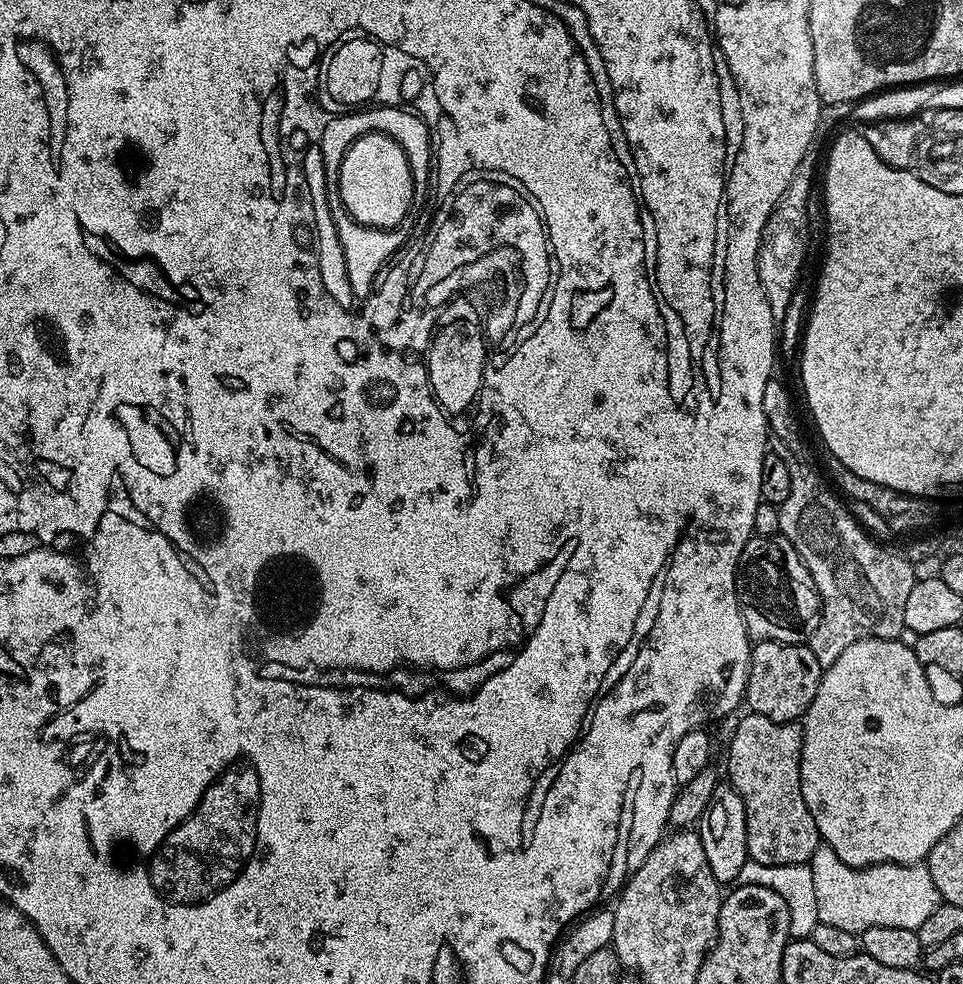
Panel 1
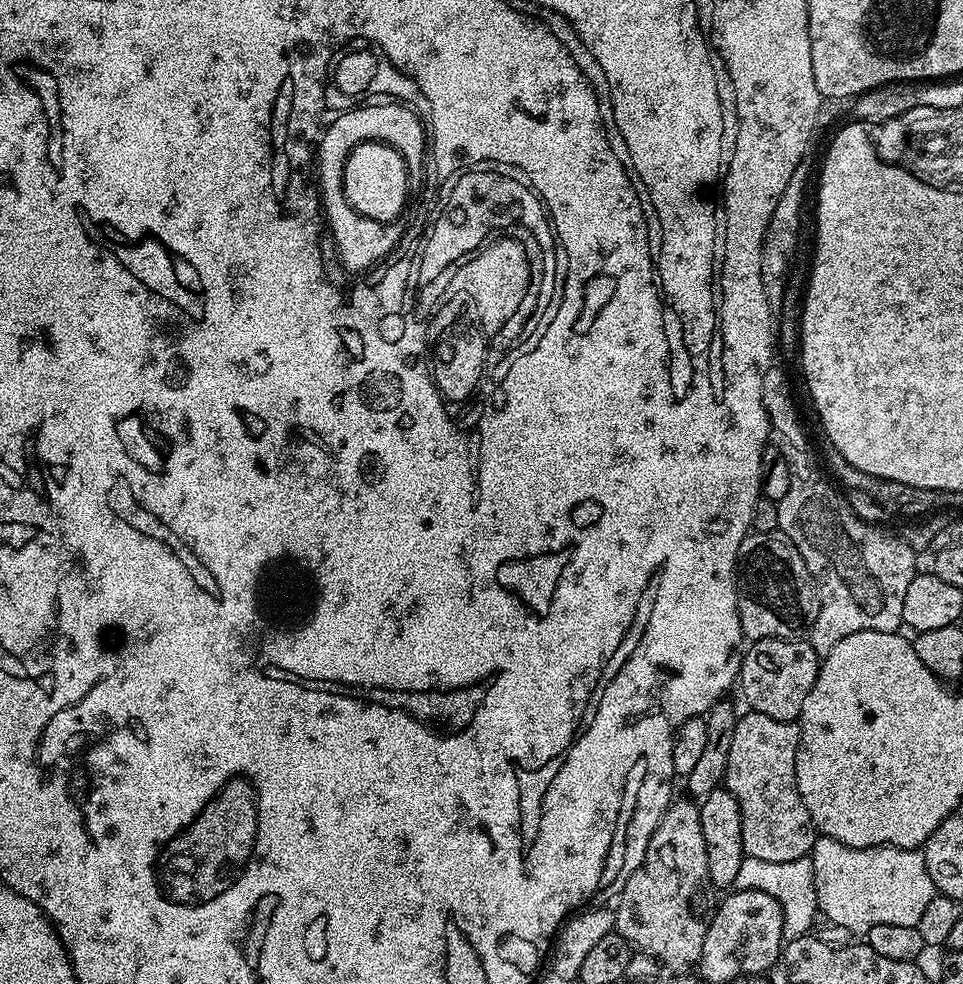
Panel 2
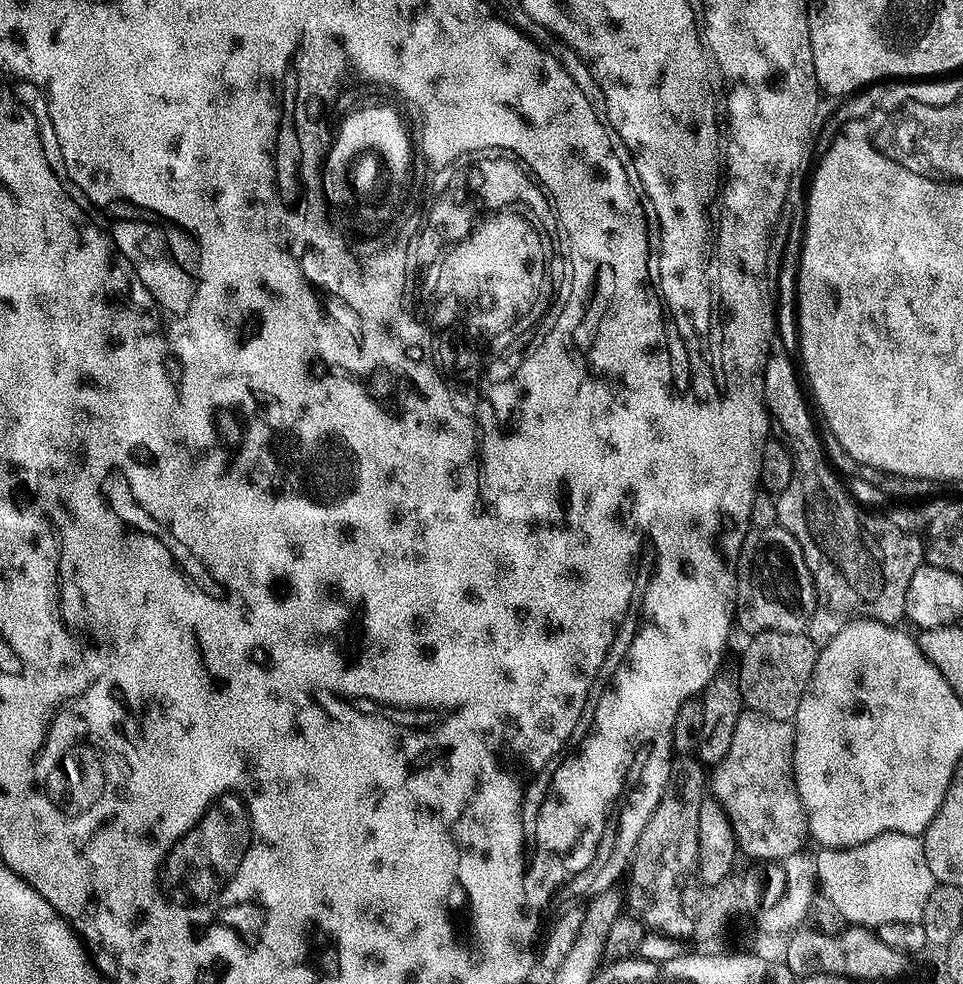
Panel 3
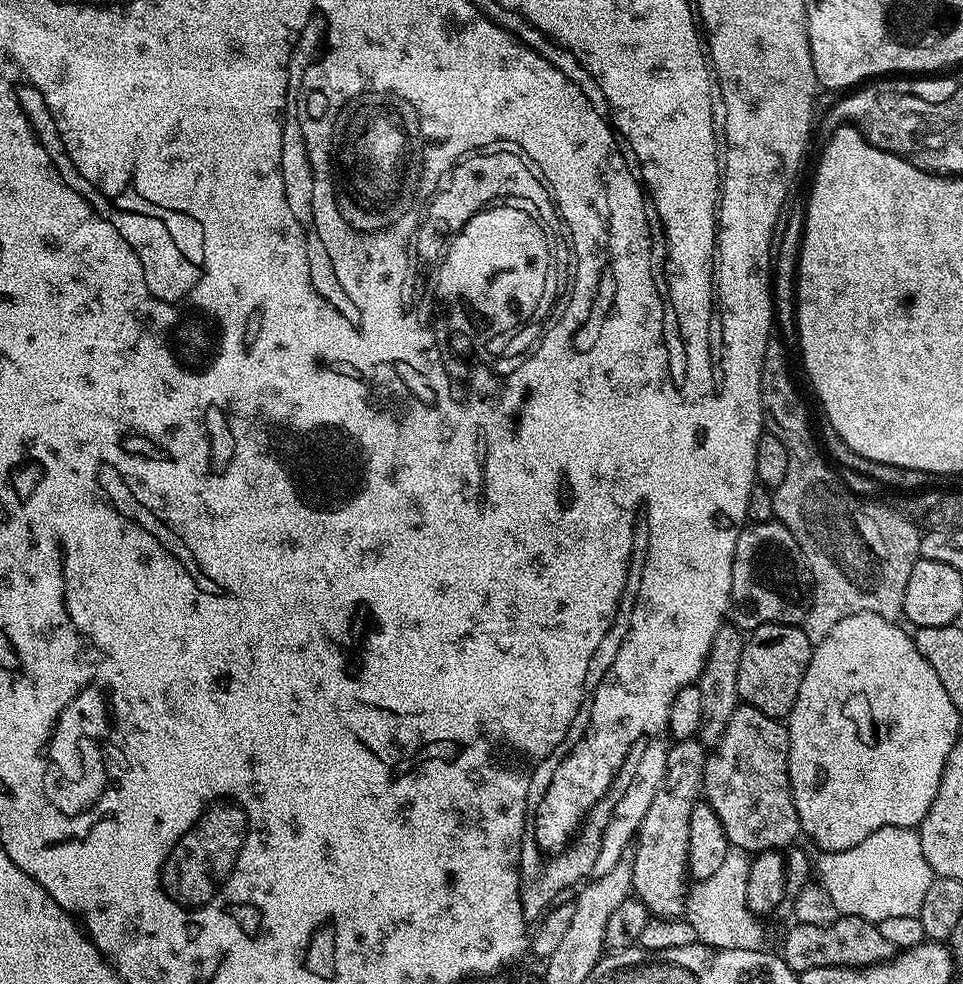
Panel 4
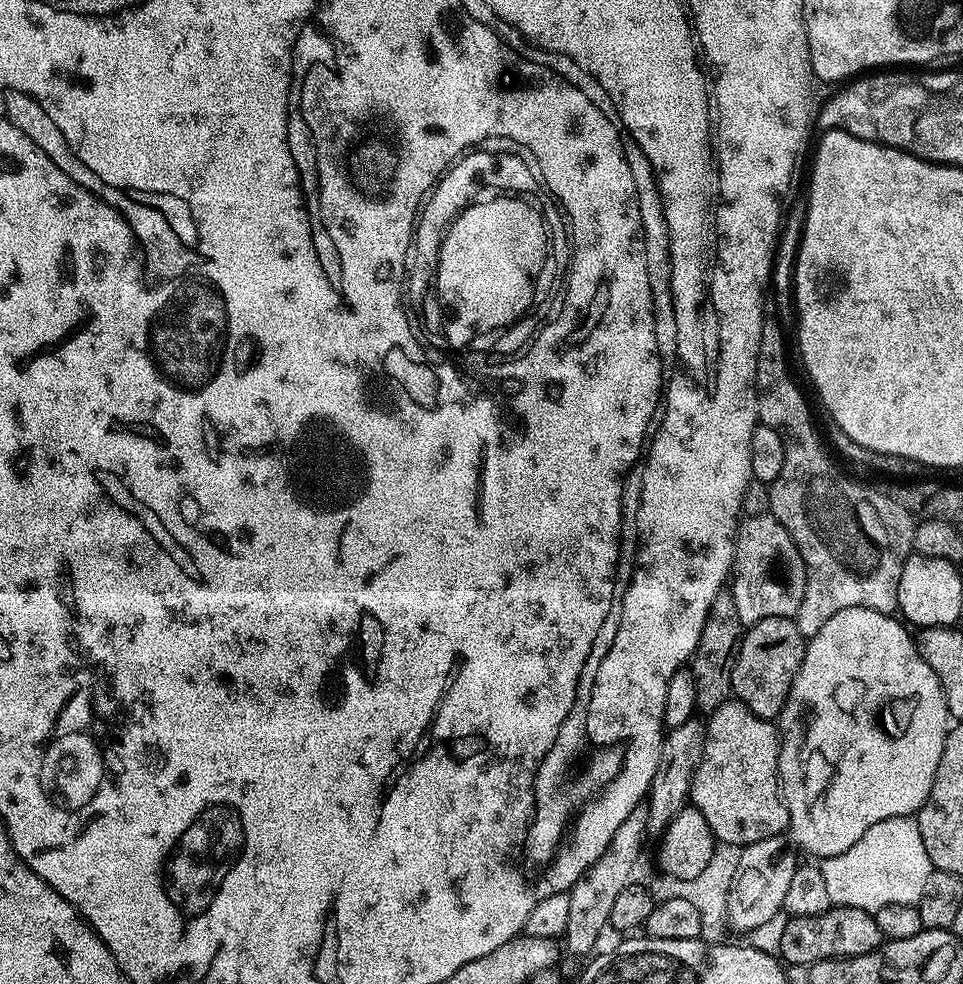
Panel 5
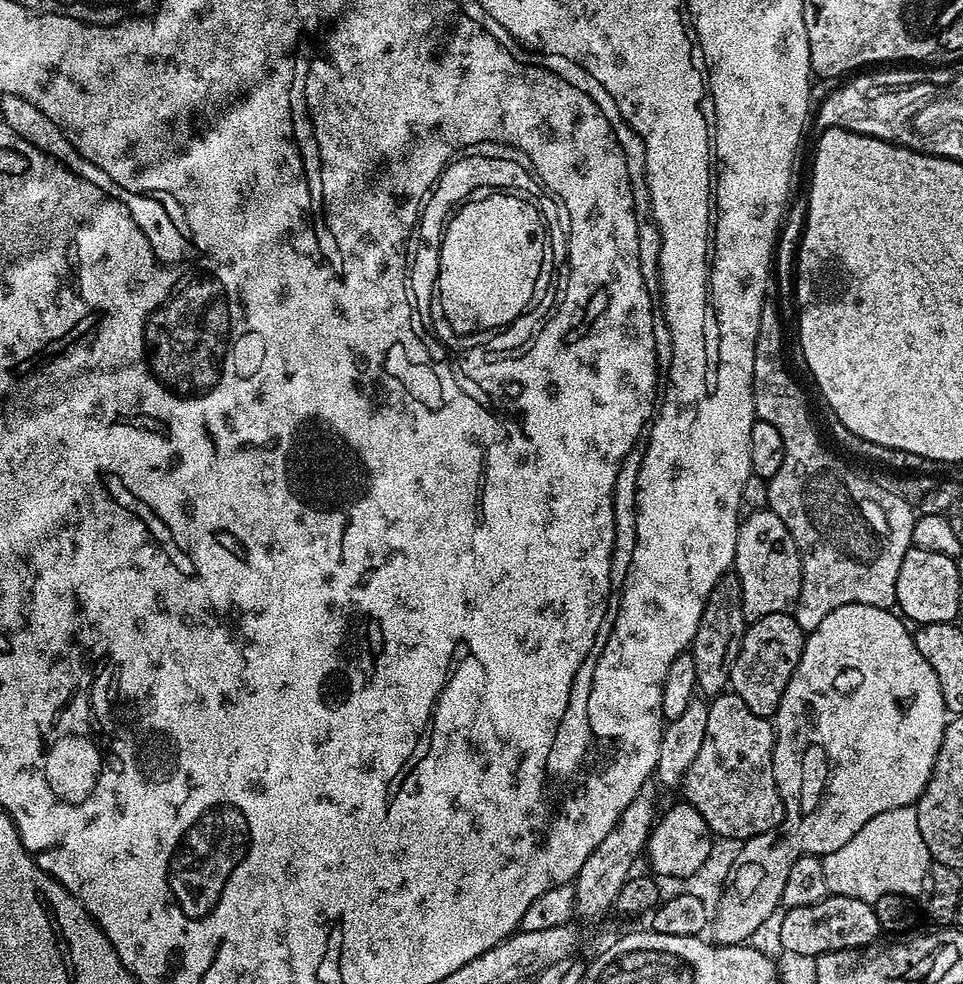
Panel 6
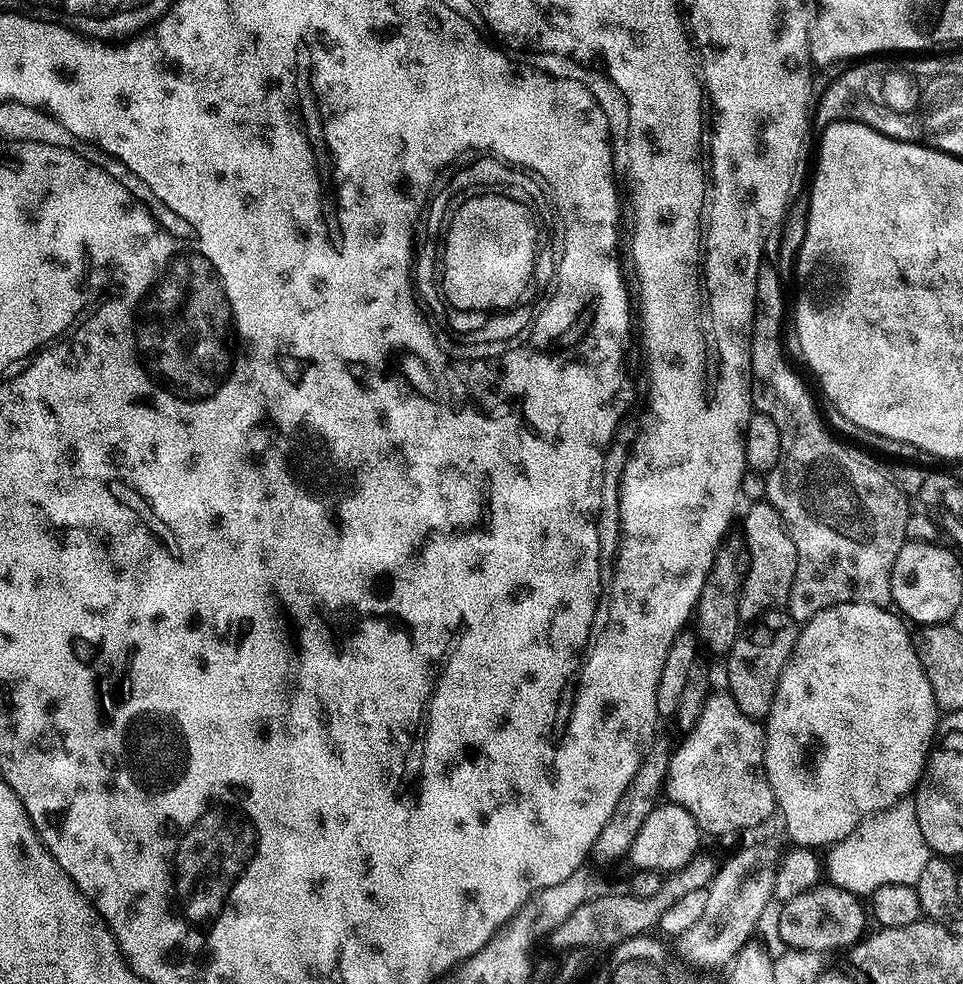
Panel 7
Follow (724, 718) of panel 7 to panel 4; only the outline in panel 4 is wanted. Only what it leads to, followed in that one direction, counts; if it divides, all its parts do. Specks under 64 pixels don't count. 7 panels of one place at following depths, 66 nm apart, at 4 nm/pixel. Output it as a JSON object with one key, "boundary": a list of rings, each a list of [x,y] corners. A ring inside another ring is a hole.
{"boundary":[[[741,703],[714,751],[704,761],[702,796],[714,814],[718,814],[729,845],[741,847],[749,854],[795,845],[801,831],[798,810],[792,801],[792,787],[788,785],[787,727],[762,714],[762,710]]]}

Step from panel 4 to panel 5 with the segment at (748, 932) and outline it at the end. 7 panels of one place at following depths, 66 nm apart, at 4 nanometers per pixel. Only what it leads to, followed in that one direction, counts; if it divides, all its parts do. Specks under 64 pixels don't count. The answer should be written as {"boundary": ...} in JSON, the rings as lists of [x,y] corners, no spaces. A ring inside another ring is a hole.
{"boundary":[[[717,843],[714,854],[711,855],[710,863],[695,878],[678,879],[676,876],[667,874],[656,876],[648,882],[648,887],[655,899],[664,901],[672,898],[687,900],[697,910],[700,920],[702,935],[707,943],[719,943],[723,936],[727,922],[729,921],[728,900],[732,890],[734,878],[737,876],[738,864],[741,862],[742,846],[732,843]]]}

